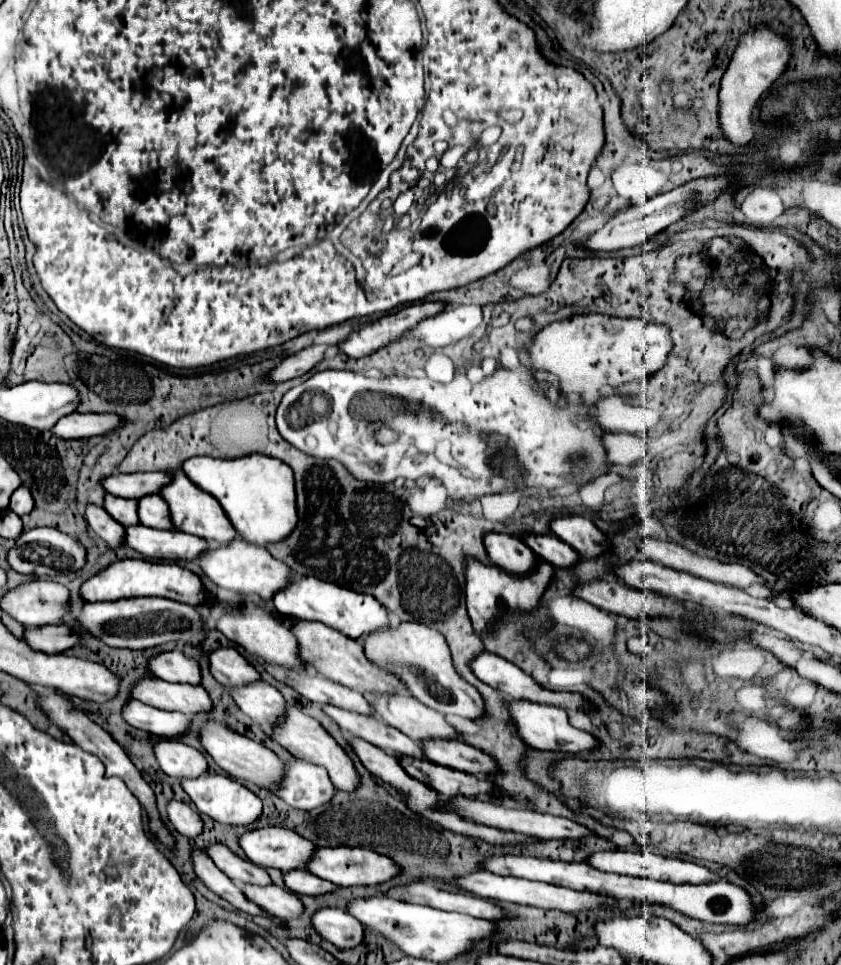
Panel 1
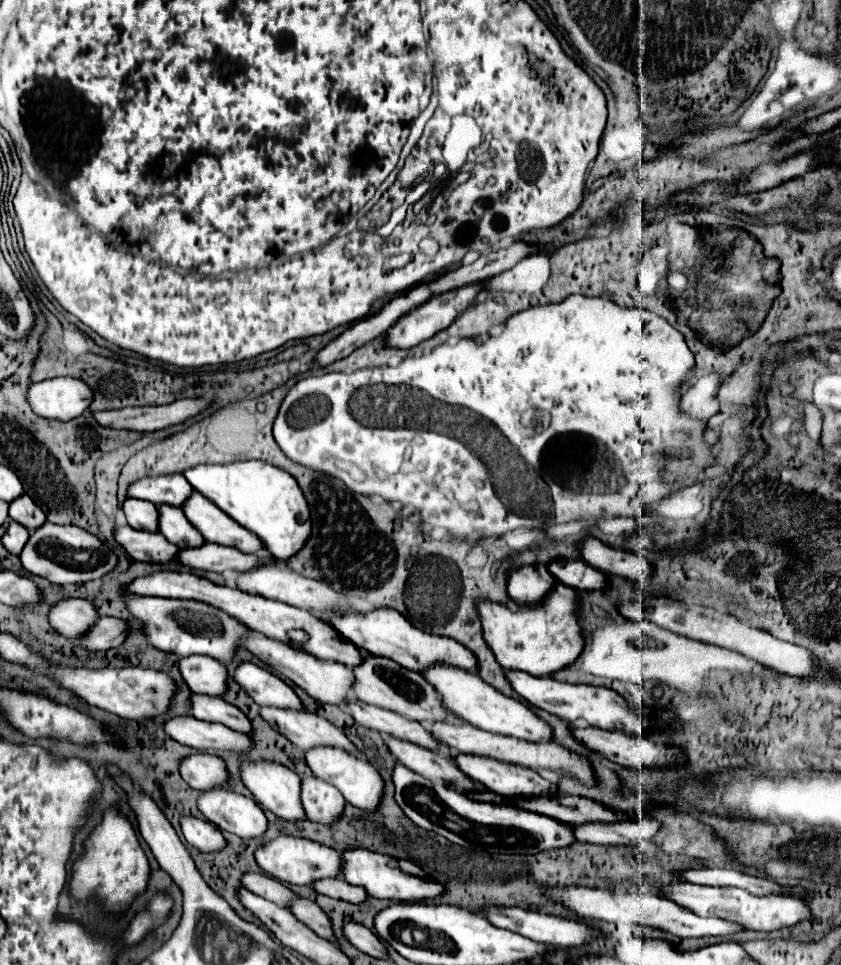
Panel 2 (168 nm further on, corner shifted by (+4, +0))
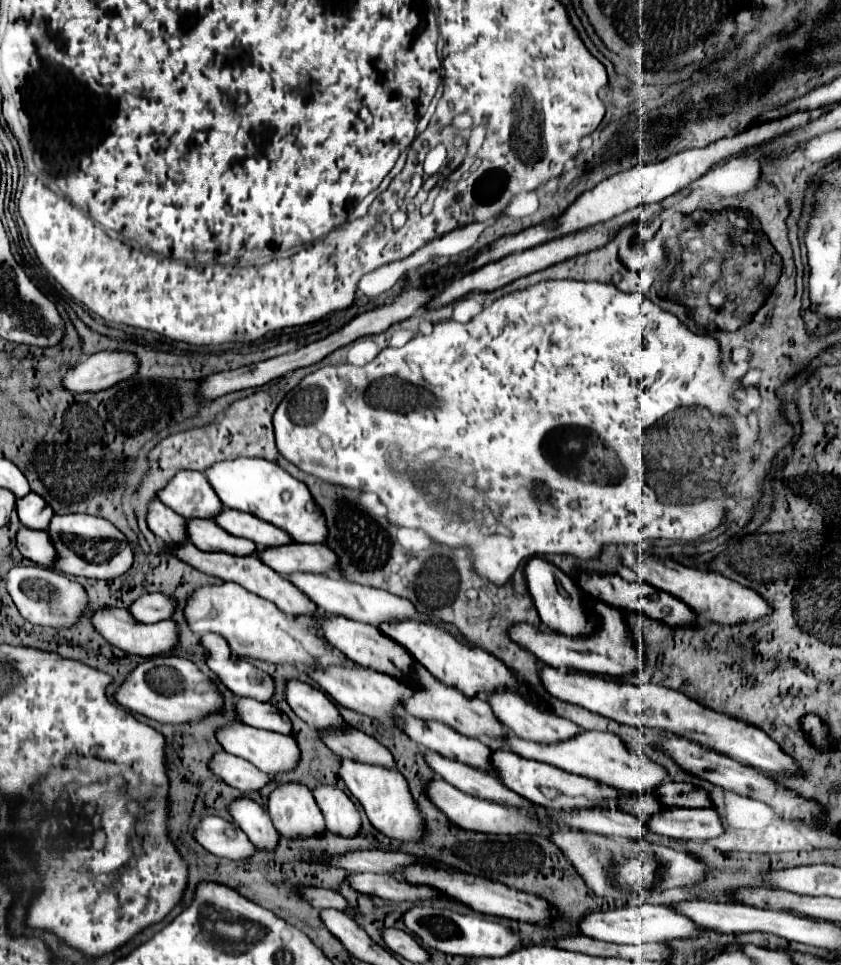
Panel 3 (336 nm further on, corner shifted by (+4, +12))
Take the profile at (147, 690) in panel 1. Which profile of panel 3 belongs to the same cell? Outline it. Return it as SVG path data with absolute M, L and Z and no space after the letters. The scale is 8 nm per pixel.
M239 698L237 700L237 716L243 720L243 724L279 732L279 734L293 734L291 720L285 712L275 708L273 704L257 702L251 698Z

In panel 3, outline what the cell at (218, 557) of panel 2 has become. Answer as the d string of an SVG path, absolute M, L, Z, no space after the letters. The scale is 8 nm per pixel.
M287 544L281 548L263 548L257 556L269 564L275 572L285 576L295 572L313 572L313 574L339 574L339 558L325 544Z

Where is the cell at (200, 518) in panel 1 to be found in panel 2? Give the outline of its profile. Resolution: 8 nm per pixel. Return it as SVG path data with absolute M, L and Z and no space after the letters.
M193 492L185 502L183 502L183 512L187 520L203 534L205 542L215 542L221 546L231 546L241 552L257 552L261 548L261 540L253 536L253 532L245 532L235 520L225 516L221 508L215 504L209 504L205 496L199 492Z

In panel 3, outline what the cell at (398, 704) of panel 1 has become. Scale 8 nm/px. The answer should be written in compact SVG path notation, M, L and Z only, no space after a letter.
M511 732L505 738L505 746L511 752L519 752L525 758L533 758L533 760L541 760L547 764L553 764L565 772L571 774L579 774L609 786L615 786L623 792L653 792L655 788L659 788L667 776L667 770L649 760L645 754L637 754L633 750L627 748L627 744L621 740L621 736L613 734L613 732L581 732L579 736L575 736L573 740L565 740L561 744L553 744L553 746L541 746L529 740L521 740L517 736L513 736Z

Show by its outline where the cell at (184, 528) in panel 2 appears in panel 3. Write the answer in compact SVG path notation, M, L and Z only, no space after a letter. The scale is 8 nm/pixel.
M187 520L189 540L205 552L225 552L233 556L255 556L257 544L237 538L217 526L213 520Z

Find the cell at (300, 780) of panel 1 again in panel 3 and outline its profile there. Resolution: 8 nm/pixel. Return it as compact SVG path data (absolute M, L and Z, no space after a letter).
M323 784L315 788L313 796L325 816L327 830L331 834L353 838L361 832L361 816L351 798L341 788Z

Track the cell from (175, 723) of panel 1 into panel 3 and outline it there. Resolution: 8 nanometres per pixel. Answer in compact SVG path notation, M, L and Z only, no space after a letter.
M245 724L227 726L227 728L219 730L217 740L229 754L245 758L247 762L251 762L253 766L257 766L259 770L269 772L269 774L291 772L299 766L299 760L301 760L301 750L299 750L299 744L293 736L285 736L285 734L269 732L269 730L257 730L257 728L245 726Z

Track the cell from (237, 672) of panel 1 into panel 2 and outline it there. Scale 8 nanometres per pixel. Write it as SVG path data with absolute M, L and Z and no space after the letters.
M253 662L237 664L233 680L251 696L259 706L277 706L277 708L303 708L297 694L273 672L255 666Z

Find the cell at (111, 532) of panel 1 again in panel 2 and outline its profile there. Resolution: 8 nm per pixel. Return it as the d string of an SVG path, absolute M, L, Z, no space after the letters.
M115 526L113 536L133 560L169 562L173 560L173 552L177 552L177 546L169 544L159 532L141 532L129 526Z

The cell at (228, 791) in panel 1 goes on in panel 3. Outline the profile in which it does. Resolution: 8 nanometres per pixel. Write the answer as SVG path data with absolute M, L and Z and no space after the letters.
M237 798L229 804L229 812L235 824L249 836L259 850L275 850L279 844L279 832L269 822L267 812L249 798Z

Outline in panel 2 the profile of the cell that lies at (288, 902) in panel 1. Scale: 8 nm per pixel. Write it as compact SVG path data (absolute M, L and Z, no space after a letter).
M297 898L297 900L291 902L289 910L297 920L301 920L307 928L311 928L317 936L333 940L329 918L325 916L325 912L315 902L311 902L307 898Z

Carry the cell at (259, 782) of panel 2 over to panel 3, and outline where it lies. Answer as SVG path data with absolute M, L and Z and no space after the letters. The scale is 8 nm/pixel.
M297 782L277 784L269 796L267 814L275 830L291 842L325 834L325 820L311 790Z

